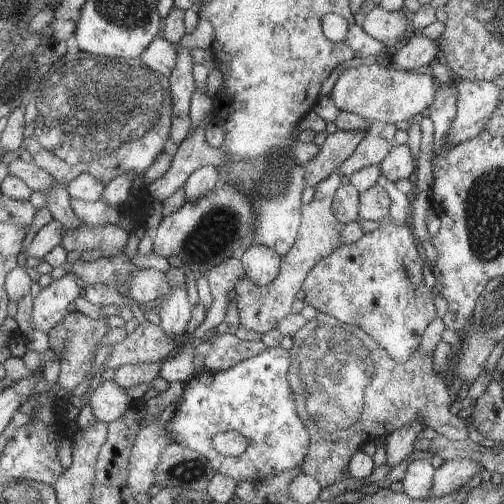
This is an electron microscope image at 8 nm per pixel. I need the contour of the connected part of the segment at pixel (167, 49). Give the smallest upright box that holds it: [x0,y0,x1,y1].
[138,37,177,78]

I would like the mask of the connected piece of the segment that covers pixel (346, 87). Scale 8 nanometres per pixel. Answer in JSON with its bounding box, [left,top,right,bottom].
[328,62,437,124]

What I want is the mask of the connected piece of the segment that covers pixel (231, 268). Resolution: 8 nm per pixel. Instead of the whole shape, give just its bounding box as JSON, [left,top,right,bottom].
[194,257,246,341]

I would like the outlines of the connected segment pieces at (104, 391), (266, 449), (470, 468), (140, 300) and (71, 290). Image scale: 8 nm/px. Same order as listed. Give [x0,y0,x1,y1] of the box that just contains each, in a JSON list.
[[88,381,133,424],[164,347,311,483],[427,458,484,499],[128,269,171,305],[32,272,80,333]]

